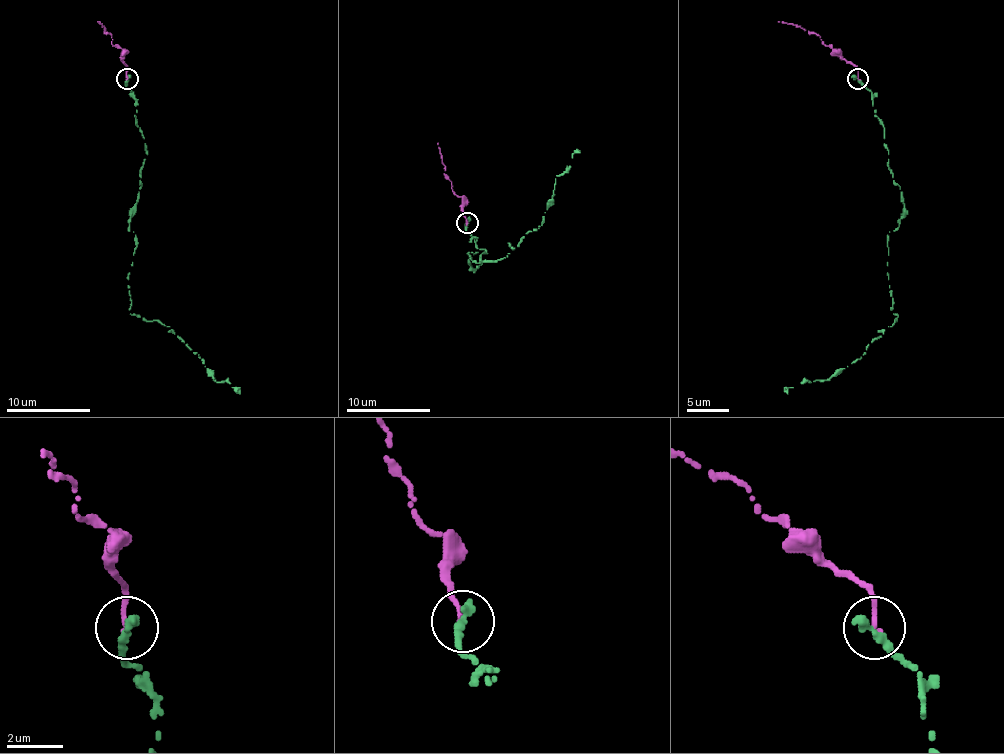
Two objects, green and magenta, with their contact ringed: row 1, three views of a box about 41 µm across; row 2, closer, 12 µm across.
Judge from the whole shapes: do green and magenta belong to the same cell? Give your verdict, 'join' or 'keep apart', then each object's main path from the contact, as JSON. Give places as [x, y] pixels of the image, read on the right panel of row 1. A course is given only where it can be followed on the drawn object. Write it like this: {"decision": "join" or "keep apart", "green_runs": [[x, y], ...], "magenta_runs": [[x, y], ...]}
{"decision": "join", "green_runs": [[856, 78], [871, 92], [890, 172], [900, 187], [905, 216], [888, 235], [898, 317], [858, 359], [787, 393]], "magenta_runs": [[858, 78], [854, 65], [818, 36], [778, 21]]}

